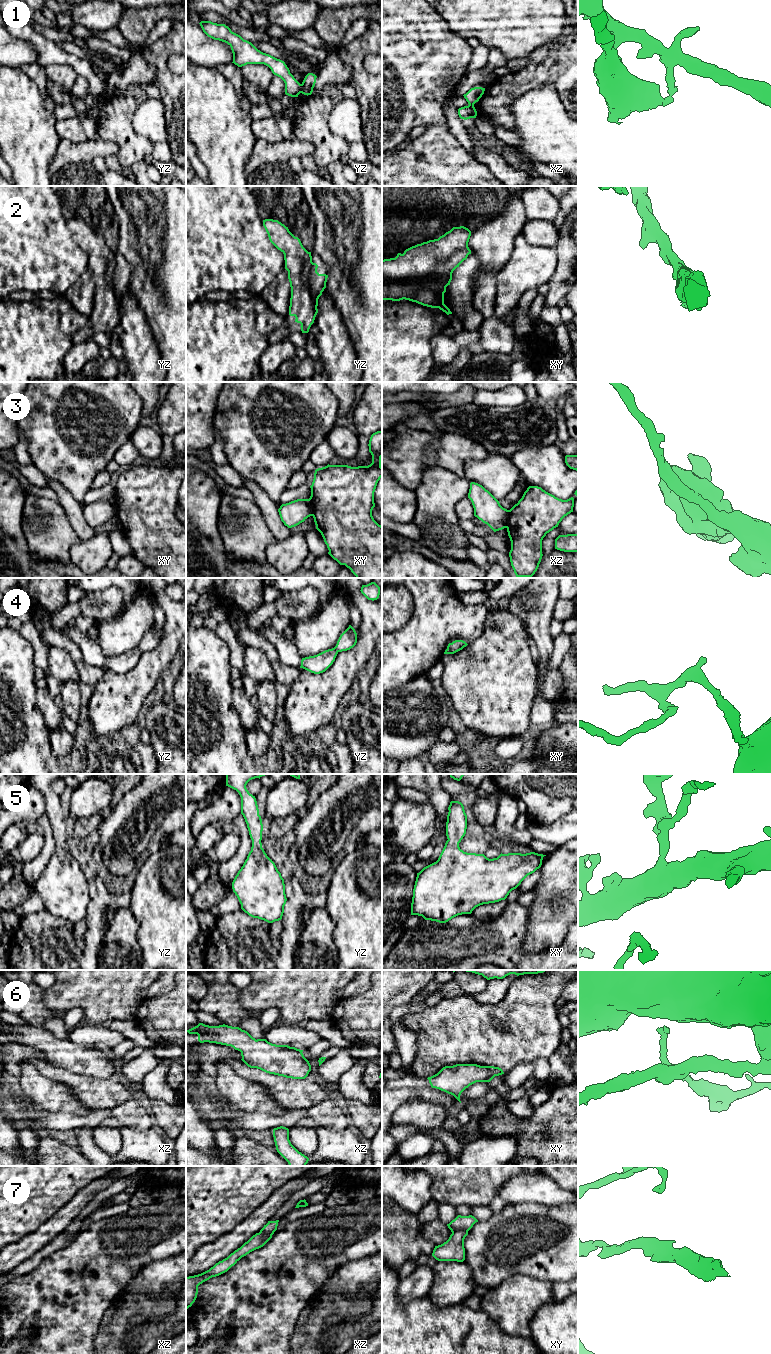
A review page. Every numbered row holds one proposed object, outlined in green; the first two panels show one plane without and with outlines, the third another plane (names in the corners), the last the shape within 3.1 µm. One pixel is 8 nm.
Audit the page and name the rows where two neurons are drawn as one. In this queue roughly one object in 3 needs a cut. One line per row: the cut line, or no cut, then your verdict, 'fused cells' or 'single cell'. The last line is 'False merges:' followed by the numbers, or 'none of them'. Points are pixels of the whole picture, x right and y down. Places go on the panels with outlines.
1: cut yz (300, 84), (301, 92); fused cells
2: cut none; single cell
3: cut xz (509, 510), (506, 527); fused cells
4: cut yz (334, 647), (337, 652); fused cells
5: cut none; single cell
6: cut none; single cell
7: cut xy (467, 1230), (455, 1230), (452, 1232); fused cells
False merges: 1, 3, 4, 7

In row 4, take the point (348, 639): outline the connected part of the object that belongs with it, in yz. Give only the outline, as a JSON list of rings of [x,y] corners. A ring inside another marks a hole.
[[[349,625],[349,627],[340,635],[335,648],[337,652],[347,651],[353,648],[356,643],[357,633],[355,629]]]

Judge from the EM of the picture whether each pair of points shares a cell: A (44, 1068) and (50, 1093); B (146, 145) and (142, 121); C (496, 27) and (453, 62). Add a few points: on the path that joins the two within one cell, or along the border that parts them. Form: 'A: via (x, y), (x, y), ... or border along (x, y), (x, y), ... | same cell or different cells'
A: border along (27, 1063), (42, 1075), (68, 1086) | different cells
B: border along (132, 117), (132, 127), (153, 143) | different cells
C: border along (447, 23), (453, 32), (464, 39) | different cells

